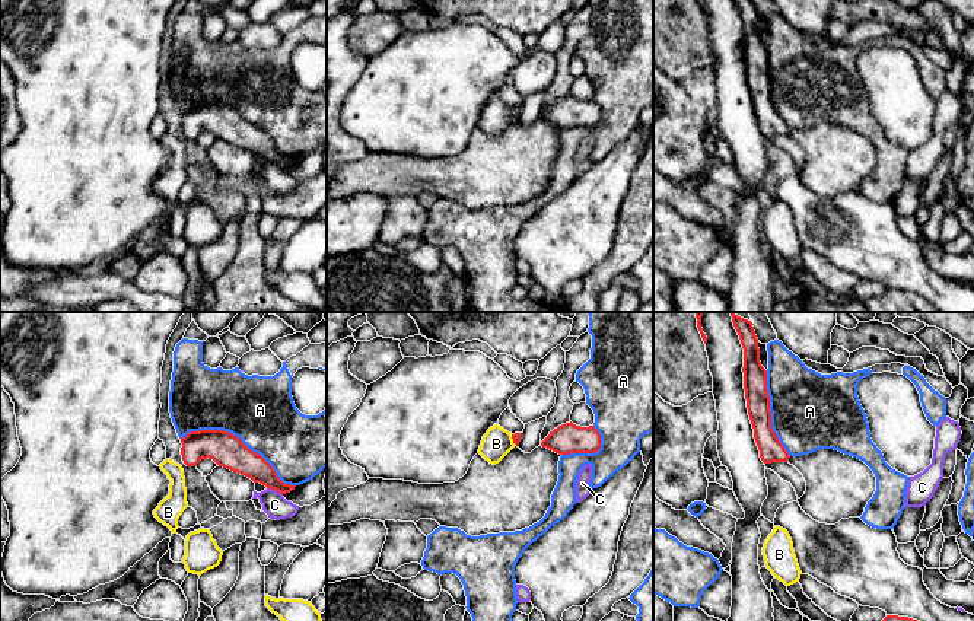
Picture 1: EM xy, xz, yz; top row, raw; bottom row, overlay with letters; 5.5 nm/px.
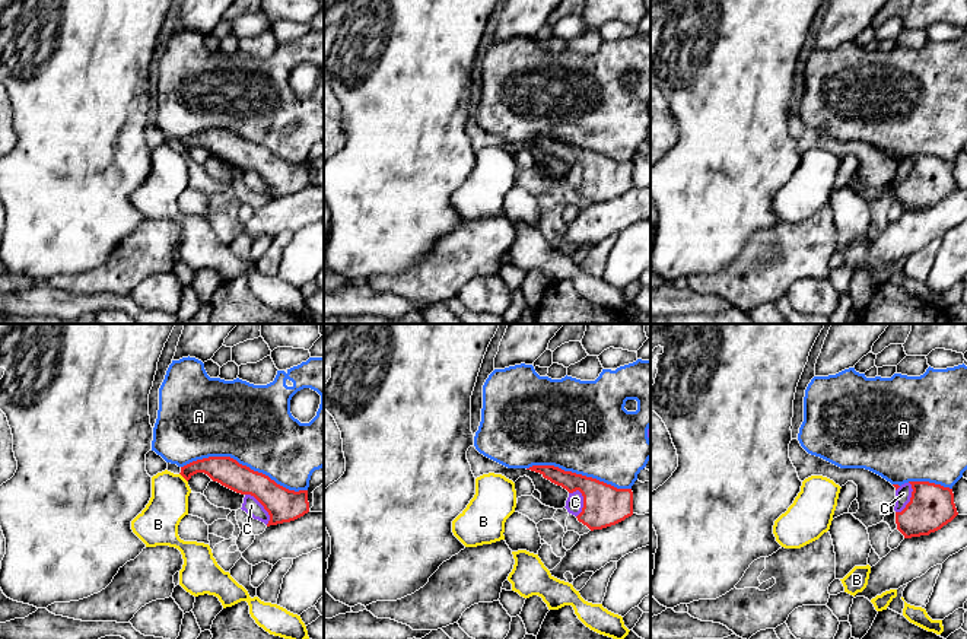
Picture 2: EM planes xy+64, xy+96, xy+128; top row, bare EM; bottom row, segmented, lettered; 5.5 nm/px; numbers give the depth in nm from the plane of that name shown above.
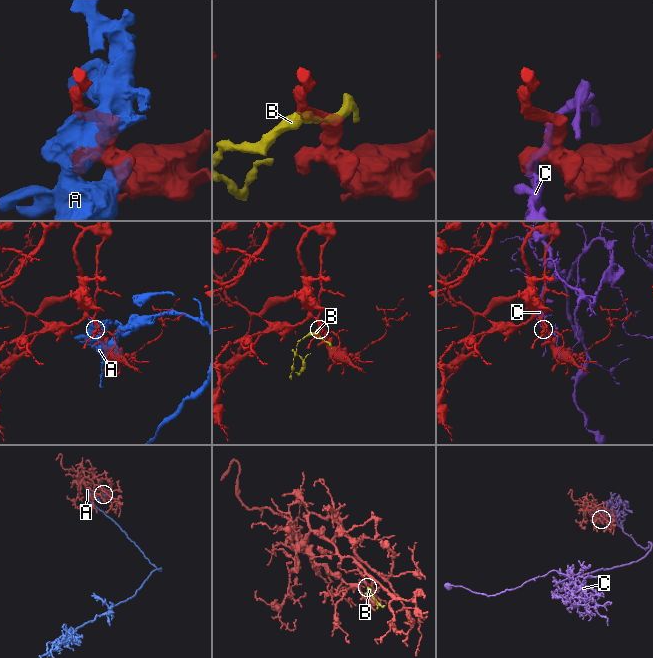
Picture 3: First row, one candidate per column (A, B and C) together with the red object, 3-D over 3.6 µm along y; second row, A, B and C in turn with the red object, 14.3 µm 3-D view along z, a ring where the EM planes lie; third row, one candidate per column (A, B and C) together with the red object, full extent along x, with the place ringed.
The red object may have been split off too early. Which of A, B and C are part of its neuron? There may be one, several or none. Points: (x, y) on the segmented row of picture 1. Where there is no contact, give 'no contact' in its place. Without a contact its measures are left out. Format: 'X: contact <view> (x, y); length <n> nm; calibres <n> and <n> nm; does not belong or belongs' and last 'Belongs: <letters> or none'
A: contact xy (239, 439); length 700 nm; calibres 190 and 380 nm; does not belong
B: contact xz (513, 440); length 70 nm; calibres 50 and 170 nm; does not belong
C: contact xy (274, 489); length 100 nm; calibres 150 and 140 nm; does not belong
Belongs: none

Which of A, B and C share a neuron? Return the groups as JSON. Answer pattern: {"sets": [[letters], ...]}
{"sets": [["A"], ["B"], ["C"]]}

